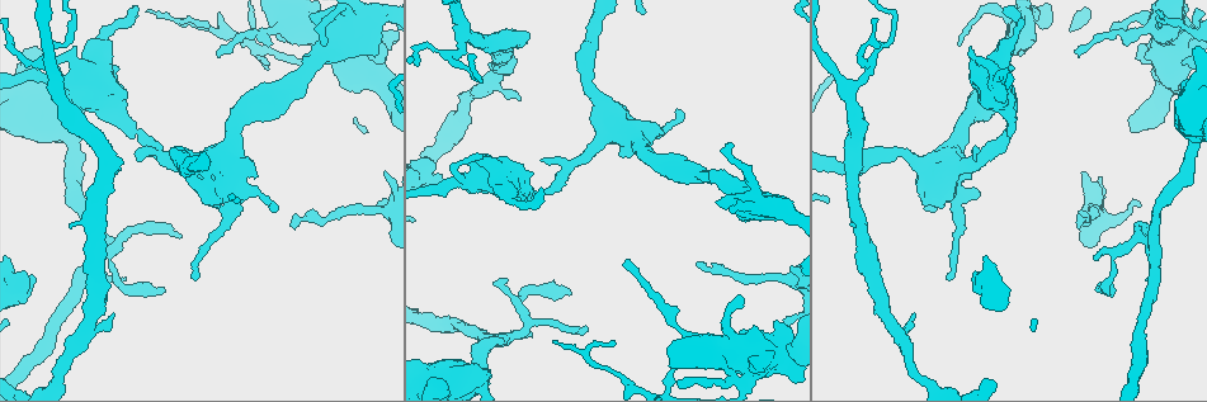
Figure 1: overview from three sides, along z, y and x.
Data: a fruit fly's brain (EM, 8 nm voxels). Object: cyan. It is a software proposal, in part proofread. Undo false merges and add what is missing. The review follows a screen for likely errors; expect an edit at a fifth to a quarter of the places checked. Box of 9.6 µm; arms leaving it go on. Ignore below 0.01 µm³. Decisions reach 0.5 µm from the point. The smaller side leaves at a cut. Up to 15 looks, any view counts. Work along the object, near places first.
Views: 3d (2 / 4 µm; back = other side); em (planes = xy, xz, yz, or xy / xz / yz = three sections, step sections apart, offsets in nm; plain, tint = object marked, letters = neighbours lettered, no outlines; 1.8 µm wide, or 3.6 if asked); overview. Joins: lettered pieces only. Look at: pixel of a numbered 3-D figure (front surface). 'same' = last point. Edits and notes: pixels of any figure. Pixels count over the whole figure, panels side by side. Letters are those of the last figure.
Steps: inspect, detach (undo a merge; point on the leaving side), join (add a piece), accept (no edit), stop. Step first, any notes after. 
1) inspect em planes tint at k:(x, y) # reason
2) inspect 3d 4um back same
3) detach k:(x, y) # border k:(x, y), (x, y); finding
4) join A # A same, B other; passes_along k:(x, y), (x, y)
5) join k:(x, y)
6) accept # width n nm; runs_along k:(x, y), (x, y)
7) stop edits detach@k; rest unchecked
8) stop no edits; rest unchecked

inspect 3d 2um at 1:(1137, 206) # an open end

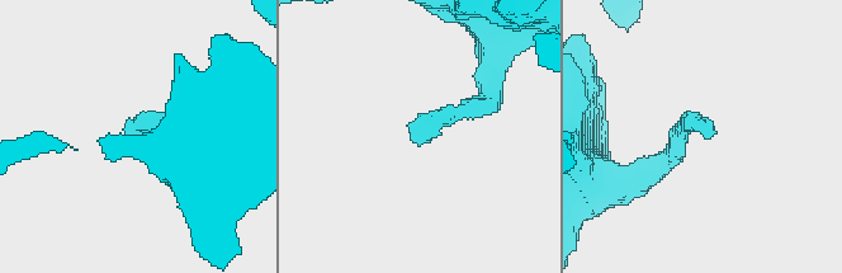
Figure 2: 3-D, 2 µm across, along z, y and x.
inspect em planes letters at 2:(709, 135)

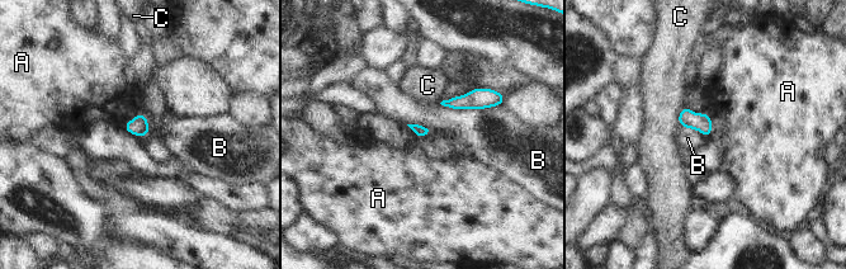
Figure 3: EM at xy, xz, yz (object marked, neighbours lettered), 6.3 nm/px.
accept # A other, B other, C other; border 3:(440, 103), (452, 108), (502, 104); no lettered piece goes on from it

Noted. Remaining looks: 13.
inspect em 3.6um planes letters at 1:(730, 383)

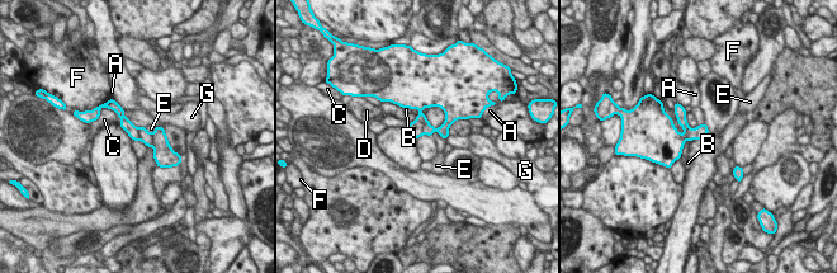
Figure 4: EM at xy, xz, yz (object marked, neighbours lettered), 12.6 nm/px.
detach 4:(429, 130) # longest_contact C 380 nm; A other, B other, C other, D other, E other, F other, G other; two neurons meet here

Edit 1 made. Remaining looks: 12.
inspect overview

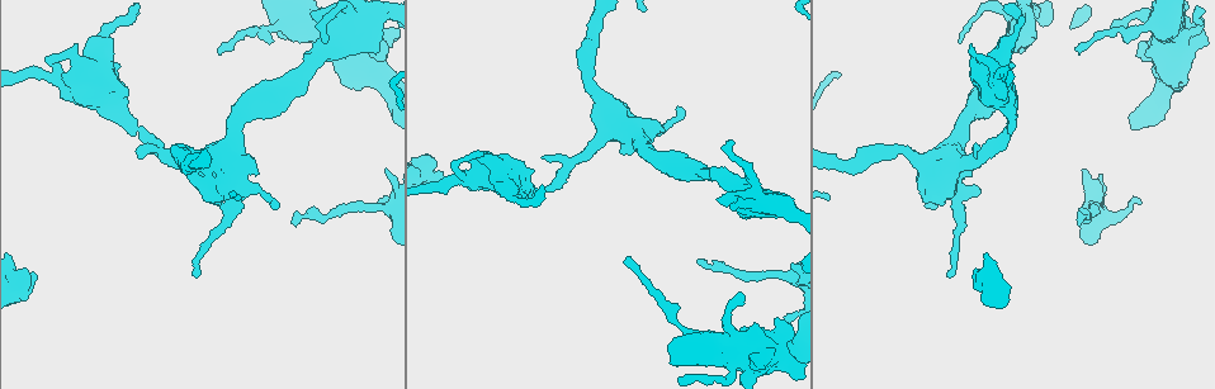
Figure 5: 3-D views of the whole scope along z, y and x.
inspect 3d 2um at 5:(291, 220) # an open end

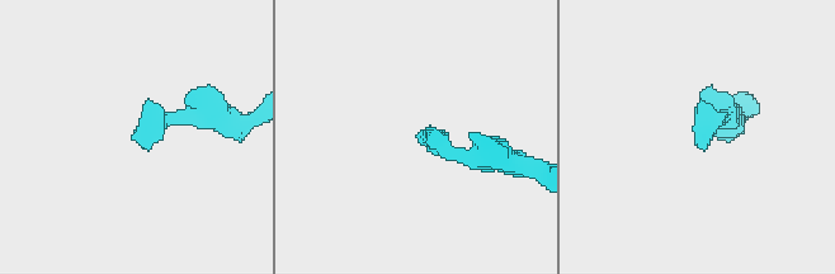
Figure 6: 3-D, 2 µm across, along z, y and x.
inspect em planes tint at 6:(698, 136) # shape alone is not enough

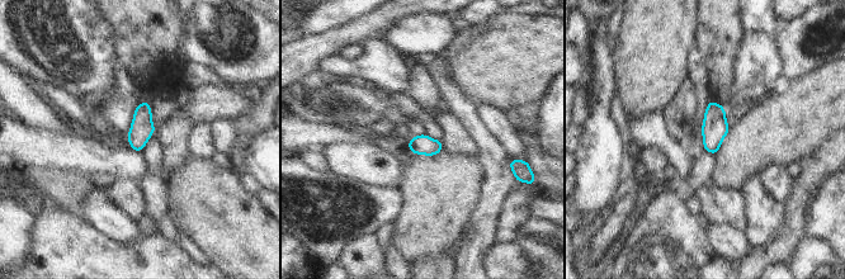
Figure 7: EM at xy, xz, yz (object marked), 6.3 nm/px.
inspect em planes letters same

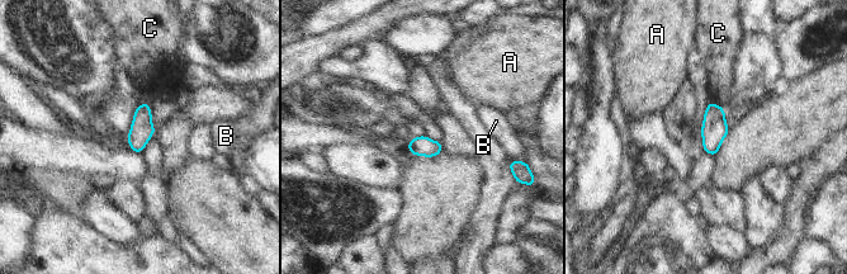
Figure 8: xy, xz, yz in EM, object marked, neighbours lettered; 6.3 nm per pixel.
accept # longest_contact C 80 nm; A other, B other, C other; none of them fits

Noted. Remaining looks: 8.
inspect em planes tint at 5:(441, 171)

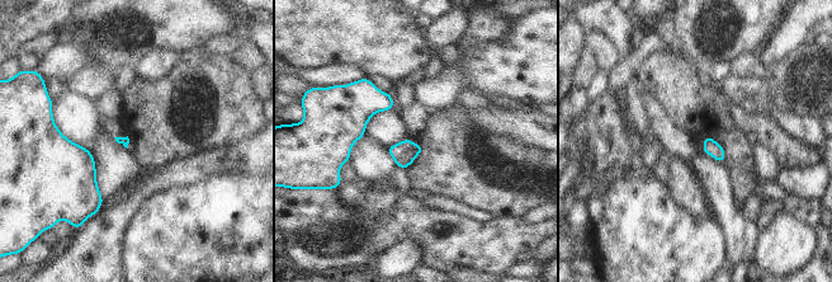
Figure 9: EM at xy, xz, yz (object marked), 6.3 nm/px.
inspect em planes letters same # what lies round it

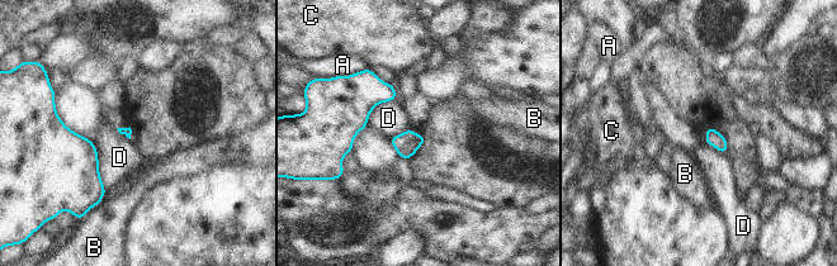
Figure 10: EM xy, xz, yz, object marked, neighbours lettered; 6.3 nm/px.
accept # longest_contact D 340 nm; A other, B other, C other, D other; border 10:(91, 141), (107, 191); no lettered piece goes on from it

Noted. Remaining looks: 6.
inspect em xz step 4 tint at 5:(59, 61) # thick turns thin

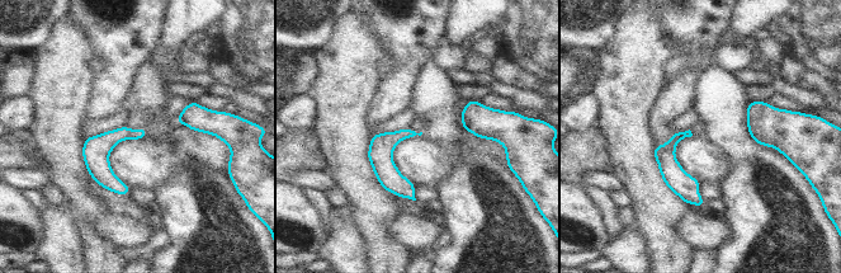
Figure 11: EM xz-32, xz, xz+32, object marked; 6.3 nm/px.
inspect em planes tint same # cut it another way

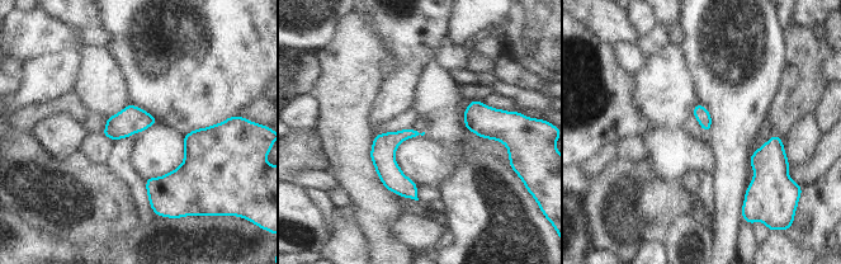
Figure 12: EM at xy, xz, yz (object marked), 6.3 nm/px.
inspect em planes letters same # see the neighbours

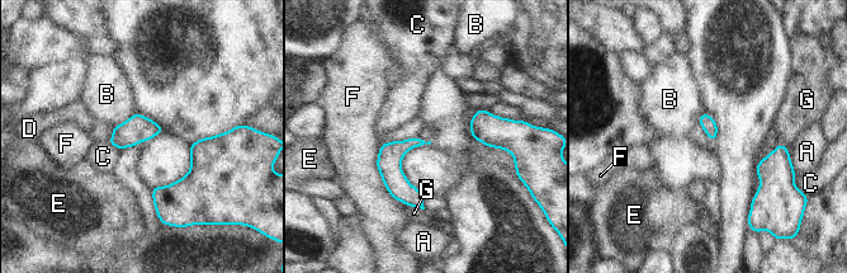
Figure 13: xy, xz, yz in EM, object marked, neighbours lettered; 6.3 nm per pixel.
accept # longest_contact F 380 nm; A other, B other, C other, D other, E other, F other, G other; runs_along 13:(383, 147), (393, 178), (420, 205); one neuron here

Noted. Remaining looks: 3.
stop edits detach@4; rest unchecked

